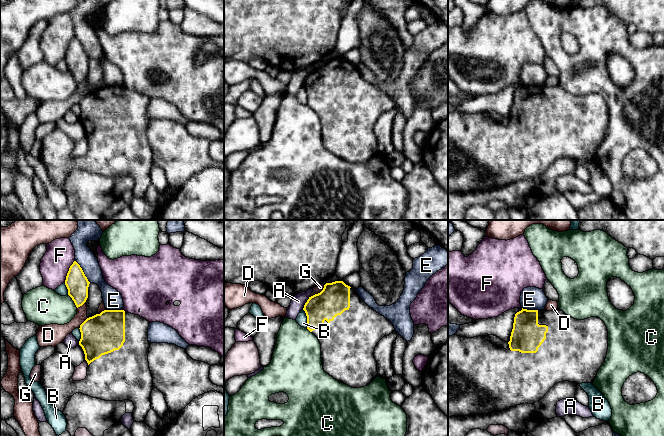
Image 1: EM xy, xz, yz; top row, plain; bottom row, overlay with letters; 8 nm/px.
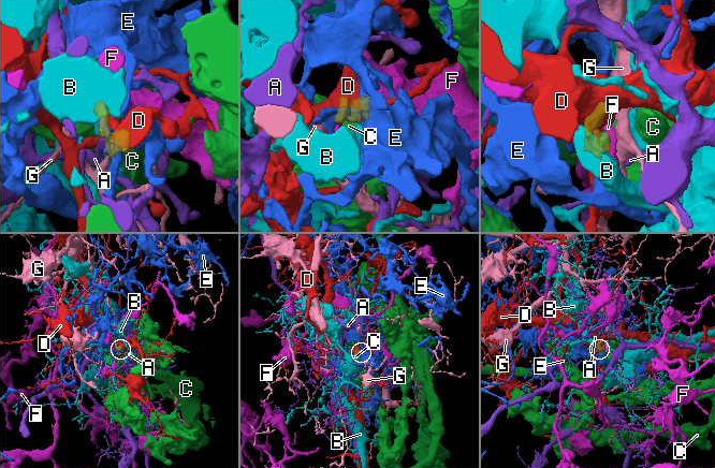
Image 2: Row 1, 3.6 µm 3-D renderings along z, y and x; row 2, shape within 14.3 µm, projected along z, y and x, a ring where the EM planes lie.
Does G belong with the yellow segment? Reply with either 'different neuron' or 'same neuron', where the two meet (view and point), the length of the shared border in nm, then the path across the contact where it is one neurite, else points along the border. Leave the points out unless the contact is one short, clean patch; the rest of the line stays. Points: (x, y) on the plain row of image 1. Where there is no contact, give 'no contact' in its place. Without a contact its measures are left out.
different neuron; contact xz (318, 69); length 160 nm; border xz (324, 61), (319, 68), (310, 73)

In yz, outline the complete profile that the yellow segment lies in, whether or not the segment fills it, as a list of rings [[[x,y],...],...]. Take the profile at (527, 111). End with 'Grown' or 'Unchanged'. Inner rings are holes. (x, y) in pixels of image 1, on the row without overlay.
[[[522,84],[515,90],[508,120],[504,125],[483,112],[448,112],[448,193],[489,190],[520,180],[533,180],[541,176],[555,160],[563,157],[593,159],[607,131],[608,106],[598,93],[577,96],[559,84],[552,87]]]. Grown

